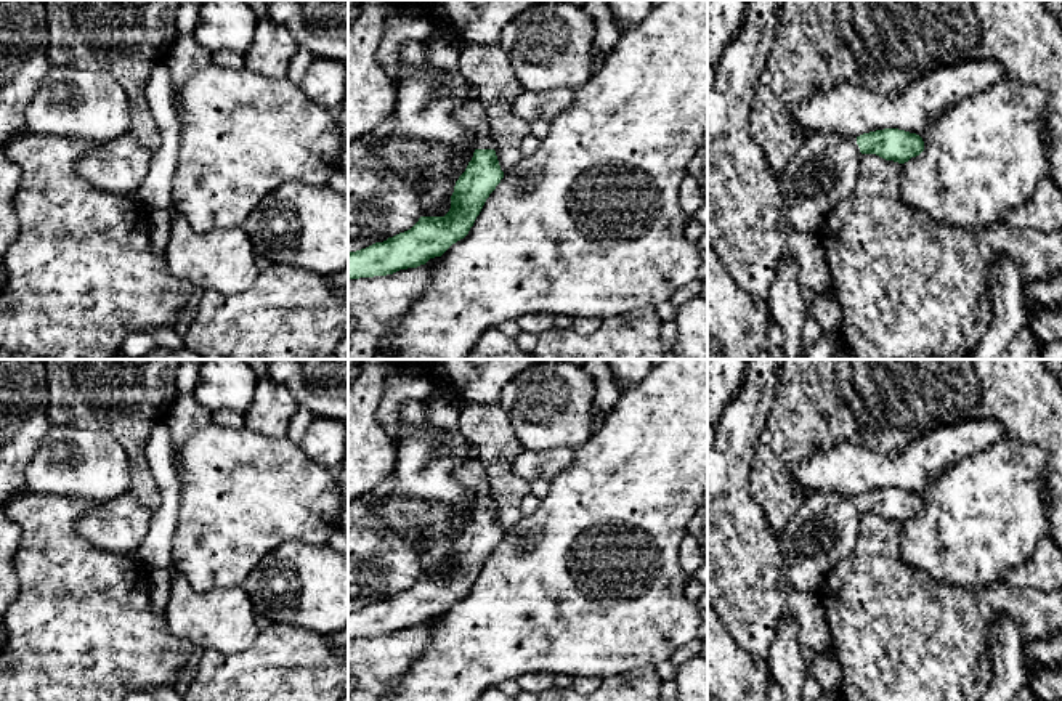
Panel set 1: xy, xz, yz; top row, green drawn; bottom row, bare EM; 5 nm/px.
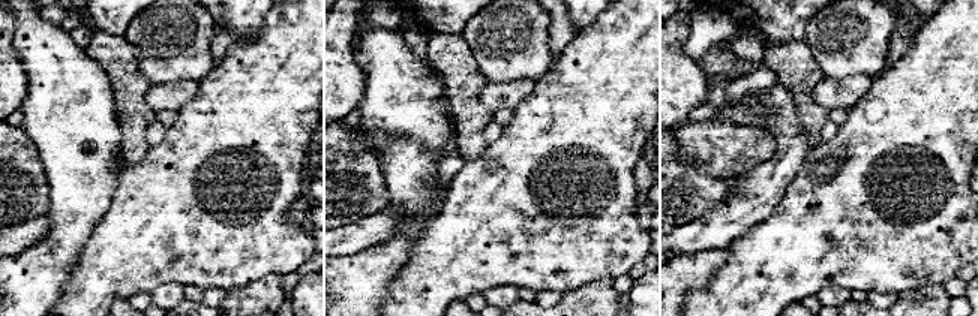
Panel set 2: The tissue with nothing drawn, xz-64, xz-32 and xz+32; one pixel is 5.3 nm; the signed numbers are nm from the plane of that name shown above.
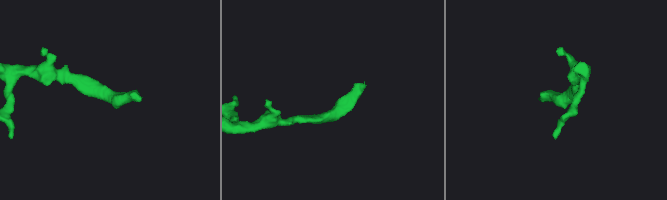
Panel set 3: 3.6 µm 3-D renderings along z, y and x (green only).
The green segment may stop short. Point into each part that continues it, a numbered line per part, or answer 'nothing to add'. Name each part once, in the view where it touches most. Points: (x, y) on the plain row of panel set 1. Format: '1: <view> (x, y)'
1: xz (472, 475)

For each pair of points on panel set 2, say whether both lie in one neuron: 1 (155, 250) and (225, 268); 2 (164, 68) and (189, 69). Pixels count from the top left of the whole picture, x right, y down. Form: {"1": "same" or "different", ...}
{"1": "same", "2": "same"}

